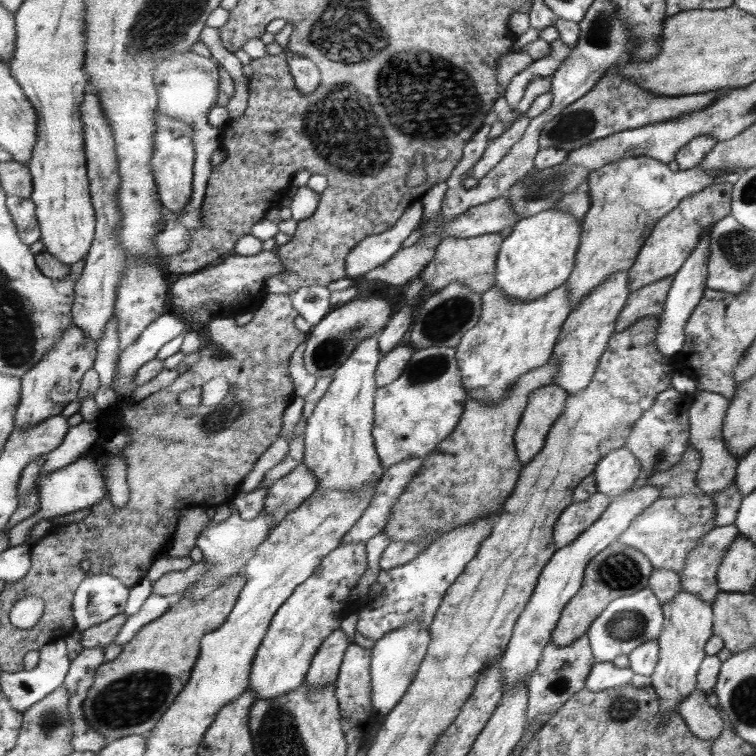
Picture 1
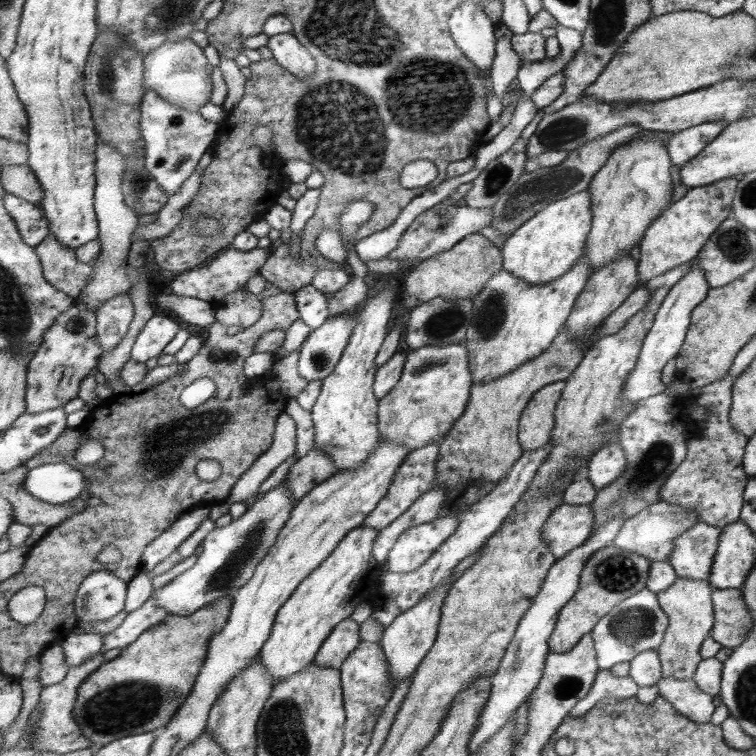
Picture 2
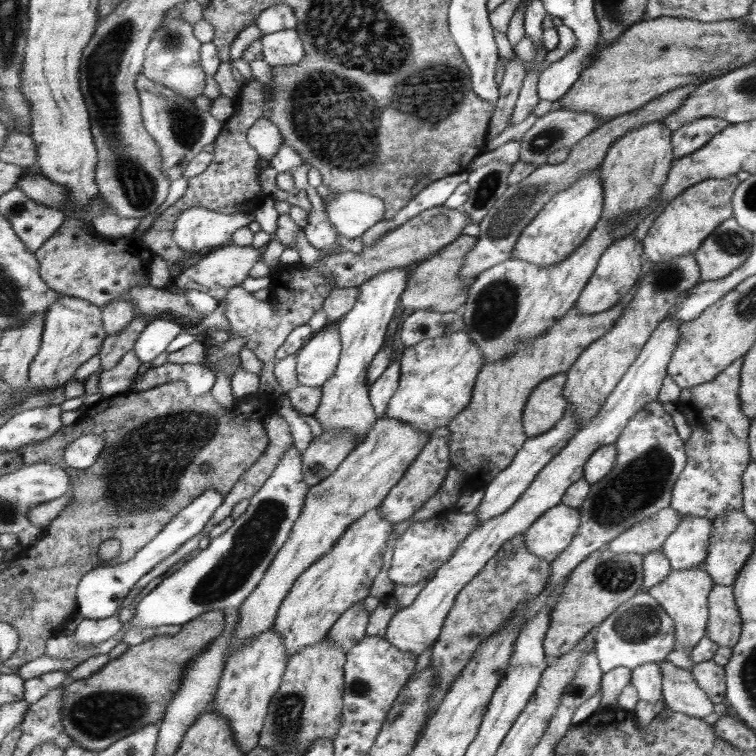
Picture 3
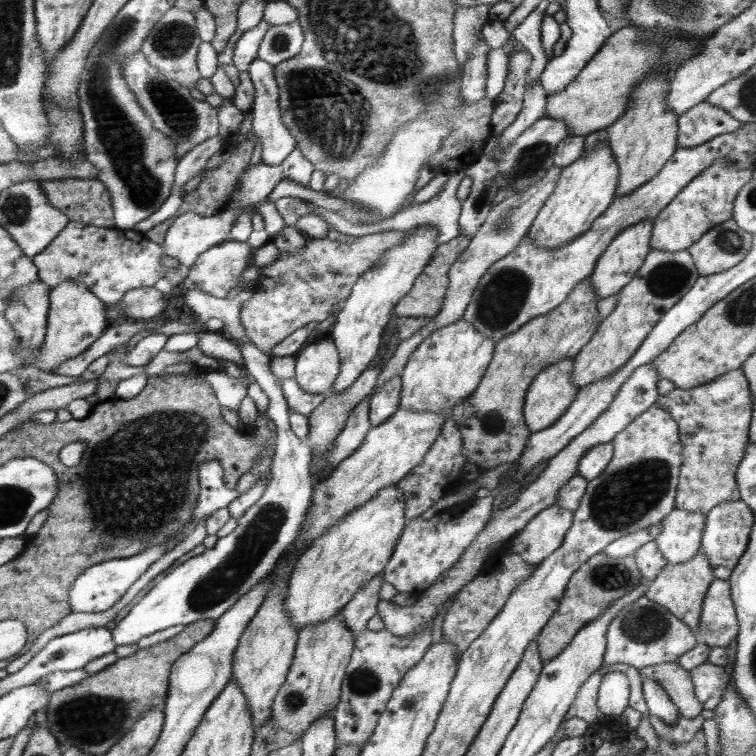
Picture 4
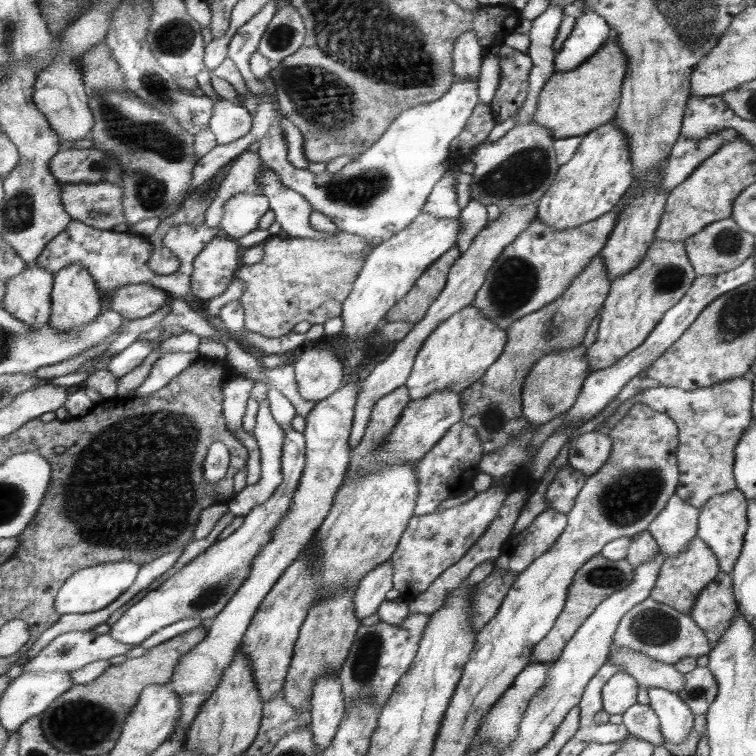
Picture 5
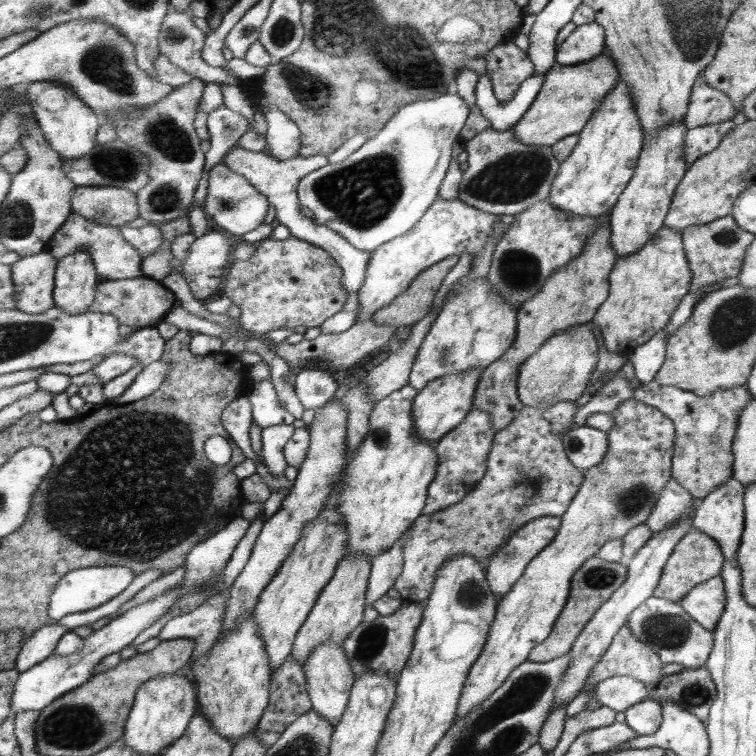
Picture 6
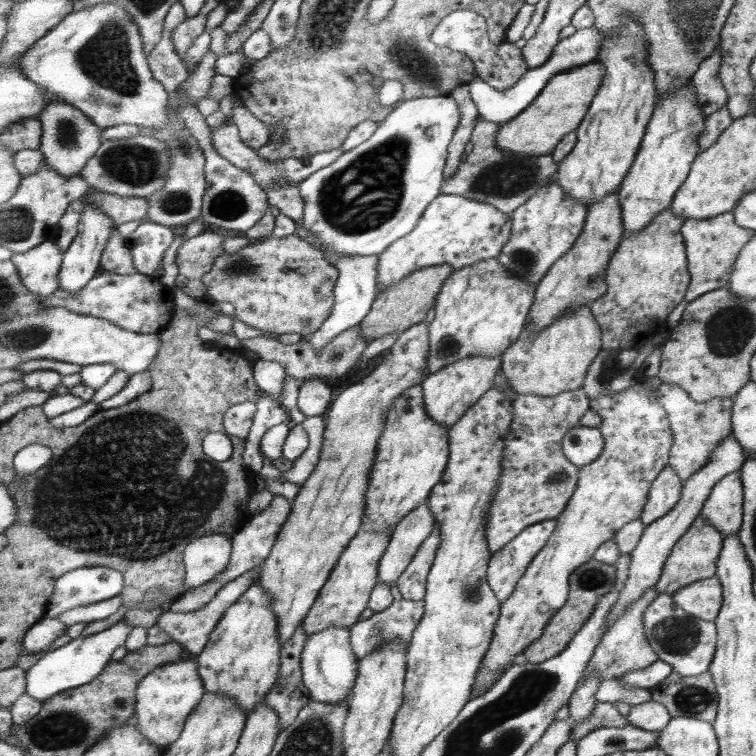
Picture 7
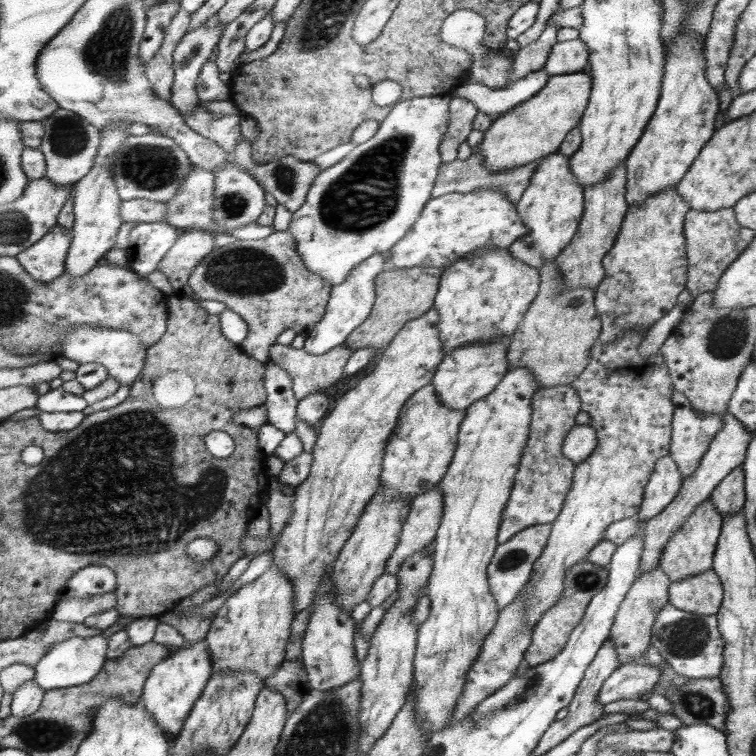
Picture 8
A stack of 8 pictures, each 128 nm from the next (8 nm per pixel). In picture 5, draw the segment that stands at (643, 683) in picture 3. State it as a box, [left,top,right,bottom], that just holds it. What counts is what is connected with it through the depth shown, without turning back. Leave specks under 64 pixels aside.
[646,688,694,744]

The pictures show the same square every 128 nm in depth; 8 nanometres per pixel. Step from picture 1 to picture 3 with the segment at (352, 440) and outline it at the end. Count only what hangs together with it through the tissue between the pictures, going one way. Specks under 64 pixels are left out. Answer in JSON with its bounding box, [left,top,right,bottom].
[315,268,411,444]

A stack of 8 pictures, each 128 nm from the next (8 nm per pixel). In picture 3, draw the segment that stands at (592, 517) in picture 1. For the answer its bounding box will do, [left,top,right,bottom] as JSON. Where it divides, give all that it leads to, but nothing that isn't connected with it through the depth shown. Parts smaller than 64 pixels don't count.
[524,504,580,563]

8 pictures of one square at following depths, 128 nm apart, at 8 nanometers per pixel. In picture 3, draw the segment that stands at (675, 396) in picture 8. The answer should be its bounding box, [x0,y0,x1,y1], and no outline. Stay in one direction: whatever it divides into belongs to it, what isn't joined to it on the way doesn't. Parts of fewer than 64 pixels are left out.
[668,358,750,521]

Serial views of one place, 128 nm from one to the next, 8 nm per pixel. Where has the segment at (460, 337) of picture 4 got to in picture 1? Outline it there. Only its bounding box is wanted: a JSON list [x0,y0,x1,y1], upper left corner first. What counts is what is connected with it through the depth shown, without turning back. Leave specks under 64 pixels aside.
[373,347,468,468]

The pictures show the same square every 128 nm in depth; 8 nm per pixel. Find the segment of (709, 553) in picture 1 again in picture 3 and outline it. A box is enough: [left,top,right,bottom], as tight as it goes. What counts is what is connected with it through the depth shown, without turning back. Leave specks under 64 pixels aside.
[660,515,711,570]

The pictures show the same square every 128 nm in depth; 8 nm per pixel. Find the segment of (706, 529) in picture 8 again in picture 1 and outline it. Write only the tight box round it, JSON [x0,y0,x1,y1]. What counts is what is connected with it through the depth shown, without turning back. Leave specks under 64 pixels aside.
[650,589,712,723]

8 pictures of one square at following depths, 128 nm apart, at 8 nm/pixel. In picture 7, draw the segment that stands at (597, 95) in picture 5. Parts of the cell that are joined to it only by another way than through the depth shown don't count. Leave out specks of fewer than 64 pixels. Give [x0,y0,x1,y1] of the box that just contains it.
[496,61,604,156]

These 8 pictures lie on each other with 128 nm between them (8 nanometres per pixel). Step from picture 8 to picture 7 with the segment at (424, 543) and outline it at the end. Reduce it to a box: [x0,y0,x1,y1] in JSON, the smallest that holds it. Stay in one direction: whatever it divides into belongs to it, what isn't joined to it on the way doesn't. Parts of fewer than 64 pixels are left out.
[379,500,437,584]

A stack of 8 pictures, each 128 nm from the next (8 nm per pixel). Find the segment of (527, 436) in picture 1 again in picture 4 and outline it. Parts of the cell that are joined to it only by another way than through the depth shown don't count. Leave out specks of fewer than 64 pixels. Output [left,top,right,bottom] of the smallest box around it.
[524,359,579,433]

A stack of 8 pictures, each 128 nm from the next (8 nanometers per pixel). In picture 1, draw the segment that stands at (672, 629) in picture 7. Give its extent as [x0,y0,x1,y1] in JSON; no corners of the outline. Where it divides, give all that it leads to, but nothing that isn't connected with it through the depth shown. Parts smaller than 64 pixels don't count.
[587,587,663,662]

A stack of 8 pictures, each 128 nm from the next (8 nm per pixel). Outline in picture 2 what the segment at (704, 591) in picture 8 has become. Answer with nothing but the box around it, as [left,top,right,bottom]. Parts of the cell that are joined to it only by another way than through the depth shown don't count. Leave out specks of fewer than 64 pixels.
[709,588,754,649]

